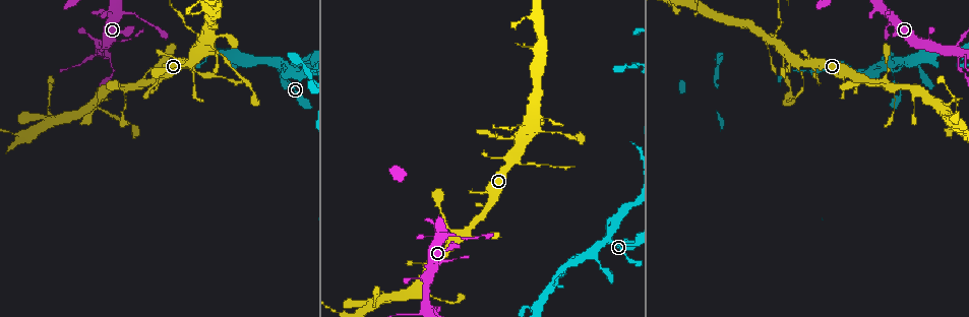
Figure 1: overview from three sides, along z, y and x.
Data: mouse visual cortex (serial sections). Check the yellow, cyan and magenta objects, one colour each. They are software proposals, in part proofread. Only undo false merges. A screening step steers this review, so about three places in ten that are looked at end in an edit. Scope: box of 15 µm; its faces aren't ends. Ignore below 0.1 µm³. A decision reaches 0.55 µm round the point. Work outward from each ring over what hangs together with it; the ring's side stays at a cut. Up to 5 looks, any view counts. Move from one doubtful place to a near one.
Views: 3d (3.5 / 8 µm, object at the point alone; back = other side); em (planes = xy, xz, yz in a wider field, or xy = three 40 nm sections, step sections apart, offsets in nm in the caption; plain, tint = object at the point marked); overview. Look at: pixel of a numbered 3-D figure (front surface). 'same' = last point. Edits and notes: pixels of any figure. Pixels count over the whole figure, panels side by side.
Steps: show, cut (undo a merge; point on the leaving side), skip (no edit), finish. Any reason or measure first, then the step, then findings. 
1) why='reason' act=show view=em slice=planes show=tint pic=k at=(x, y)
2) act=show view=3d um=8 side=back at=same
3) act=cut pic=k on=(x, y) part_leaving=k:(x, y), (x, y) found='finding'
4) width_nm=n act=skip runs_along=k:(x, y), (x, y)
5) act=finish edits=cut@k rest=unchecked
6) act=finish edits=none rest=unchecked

why='thin arm on a thick one' act=show view=3d um=3.5 pic=1 at=(609, 239)

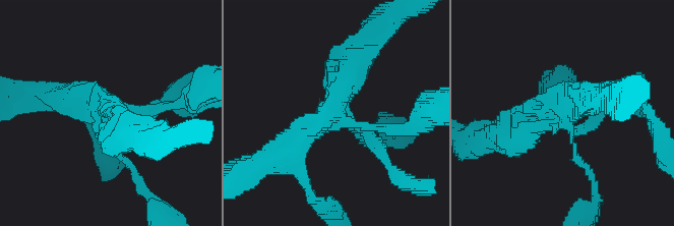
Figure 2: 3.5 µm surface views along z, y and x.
why='shape alone is not enough' act=show view=em slice=xy step=2 show=tint pic=2 at=(338, 115)

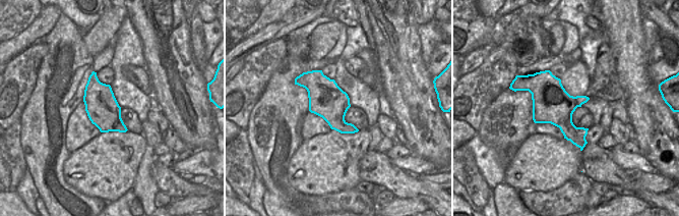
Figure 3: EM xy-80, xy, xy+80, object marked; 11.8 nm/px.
act=skip runs_along=2:(138, 179), (107, 116), (60, 98) found='continuous, no second cell'

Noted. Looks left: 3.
act=show view=3d um=3.5 pic=1 at=(773, 42)

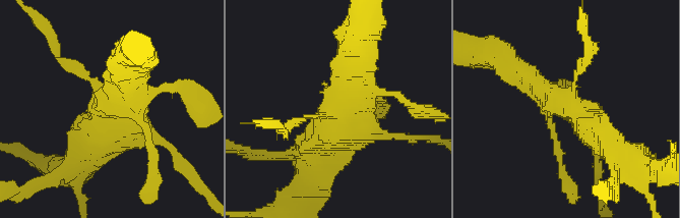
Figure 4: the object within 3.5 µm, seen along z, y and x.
why='shape alone is not enough' act=show view=em slice=xy step=2 show=plain pic=4 at=(110, 106)

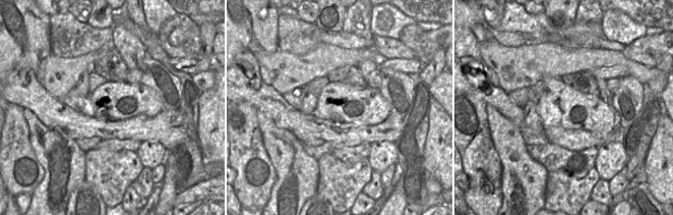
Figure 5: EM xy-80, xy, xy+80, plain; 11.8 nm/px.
act=show view=em slice=xy step=2 show=tint at=same

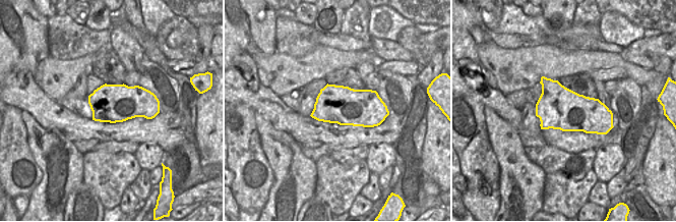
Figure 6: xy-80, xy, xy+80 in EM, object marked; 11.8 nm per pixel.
act=cut pic=4 on=(61, 60) part_leaving=4:(84, 78), (59, 60), (38, 19) found='two cells meet here'

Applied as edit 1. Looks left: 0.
act=finish edits=cut@4 rest=unchecked

